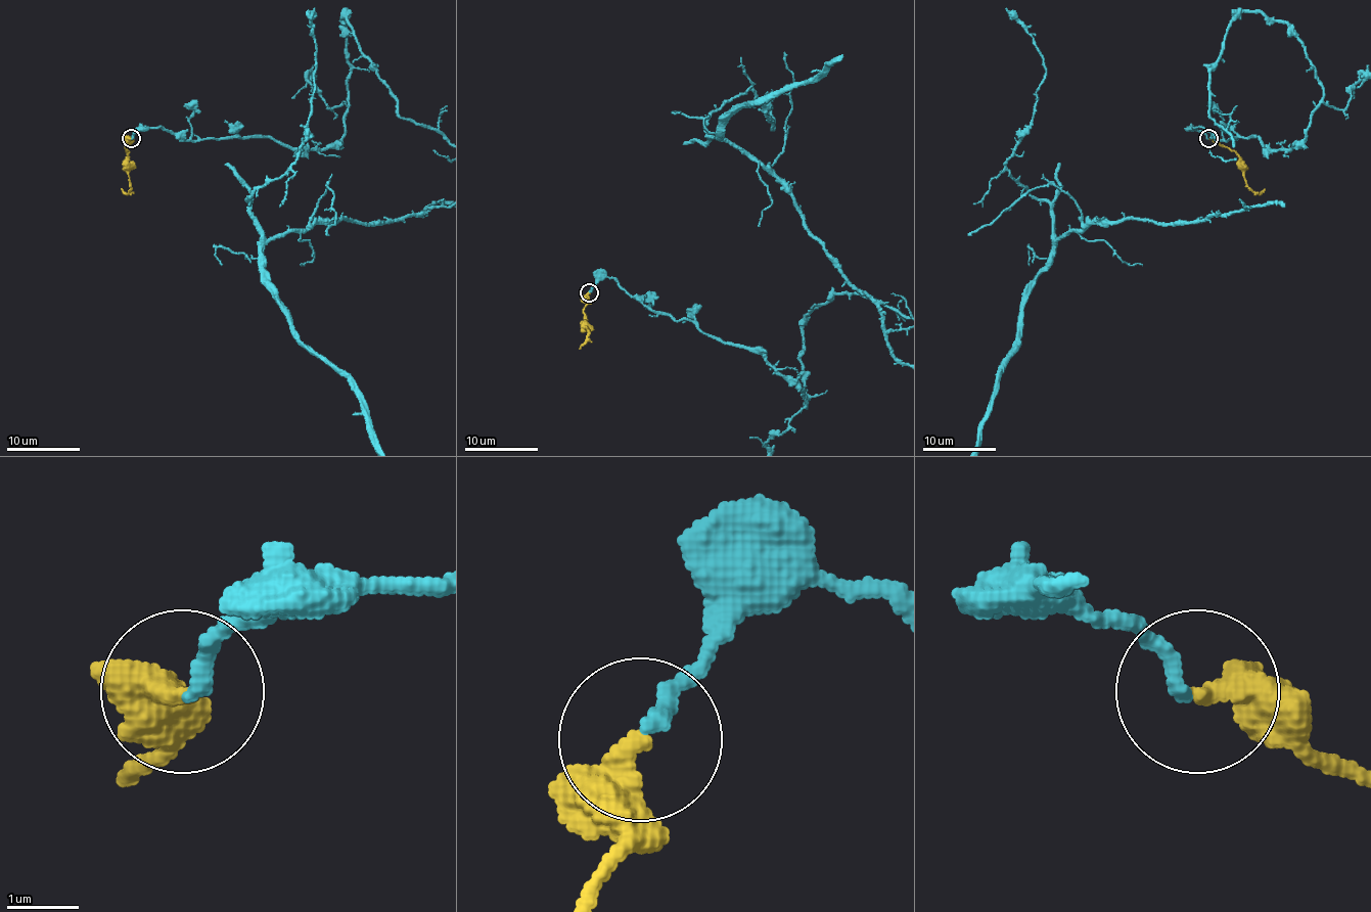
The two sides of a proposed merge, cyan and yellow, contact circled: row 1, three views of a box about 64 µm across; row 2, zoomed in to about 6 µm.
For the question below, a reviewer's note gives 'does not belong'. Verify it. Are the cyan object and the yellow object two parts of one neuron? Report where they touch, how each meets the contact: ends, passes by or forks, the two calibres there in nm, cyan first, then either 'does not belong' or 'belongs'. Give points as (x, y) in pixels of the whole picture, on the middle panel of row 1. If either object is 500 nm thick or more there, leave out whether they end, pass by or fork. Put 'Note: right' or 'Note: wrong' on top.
Note: wrong
(589, 292) | cyan ends | yellow ends | 190/400 nm | belongs

